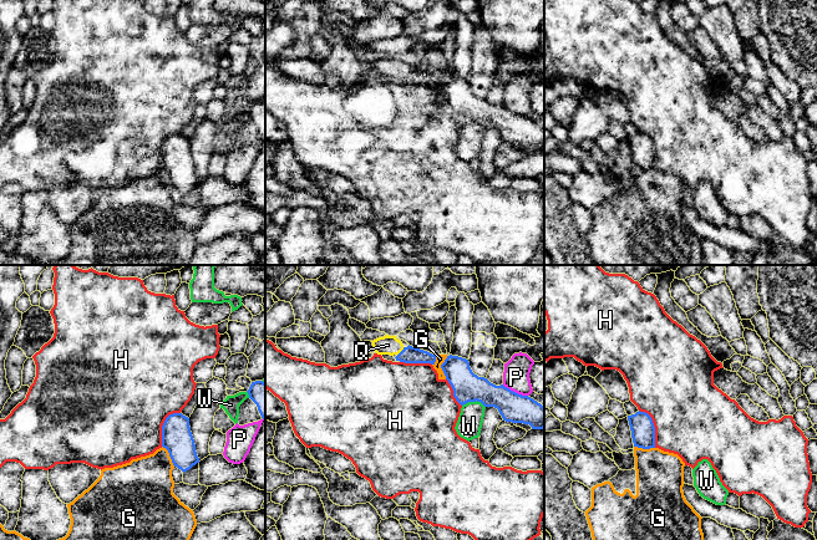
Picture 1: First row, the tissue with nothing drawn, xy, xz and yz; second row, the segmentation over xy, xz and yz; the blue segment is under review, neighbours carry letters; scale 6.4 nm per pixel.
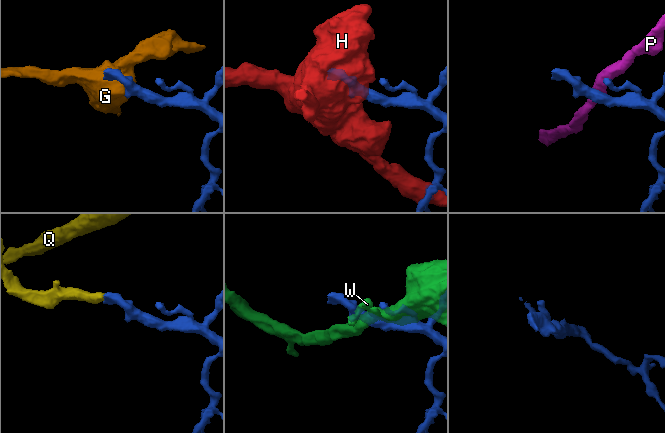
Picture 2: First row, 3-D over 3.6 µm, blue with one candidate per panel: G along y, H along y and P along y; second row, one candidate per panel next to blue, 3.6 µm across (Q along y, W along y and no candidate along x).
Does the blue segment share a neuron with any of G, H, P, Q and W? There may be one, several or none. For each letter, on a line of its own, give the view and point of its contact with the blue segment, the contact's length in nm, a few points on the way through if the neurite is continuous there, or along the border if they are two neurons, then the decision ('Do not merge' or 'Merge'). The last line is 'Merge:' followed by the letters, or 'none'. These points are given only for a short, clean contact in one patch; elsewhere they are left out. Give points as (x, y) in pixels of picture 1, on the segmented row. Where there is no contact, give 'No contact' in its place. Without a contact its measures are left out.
G: Touches blue at xz (441, 367). Shared border 150 nm. Boundary: xz (447, 356), (441, 365), (445, 378). Do not merge
H: Touches blue at xy (162, 426). Shared border 260 nm. Do not merge
P: Touches blue at xz (514, 392). Shared border 180 nm. Do not merge
Q: Touches blue at xz (401, 351). Shared border 70 nm. Path across: xz (409, 355), (401, 351), (395, 346), (387, 345). Merge
W: Touches blue at xz (473, 401). Shared border 150 nm. Do not merge
Merge: Q

